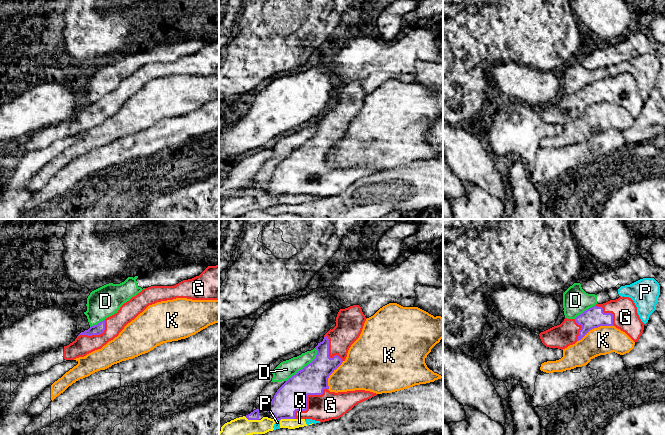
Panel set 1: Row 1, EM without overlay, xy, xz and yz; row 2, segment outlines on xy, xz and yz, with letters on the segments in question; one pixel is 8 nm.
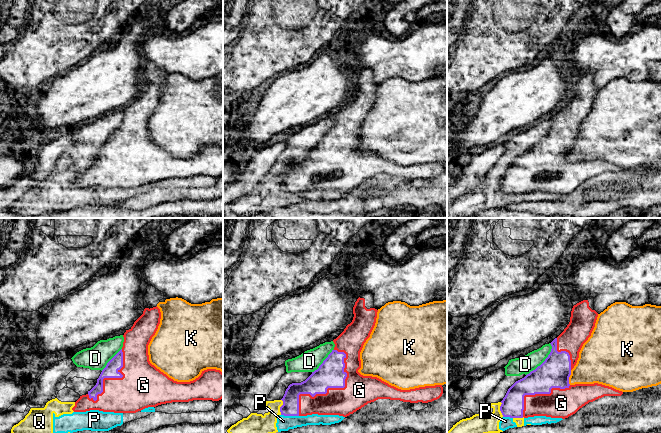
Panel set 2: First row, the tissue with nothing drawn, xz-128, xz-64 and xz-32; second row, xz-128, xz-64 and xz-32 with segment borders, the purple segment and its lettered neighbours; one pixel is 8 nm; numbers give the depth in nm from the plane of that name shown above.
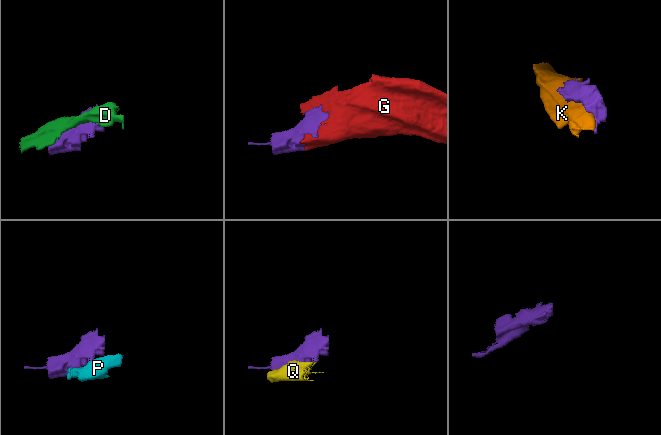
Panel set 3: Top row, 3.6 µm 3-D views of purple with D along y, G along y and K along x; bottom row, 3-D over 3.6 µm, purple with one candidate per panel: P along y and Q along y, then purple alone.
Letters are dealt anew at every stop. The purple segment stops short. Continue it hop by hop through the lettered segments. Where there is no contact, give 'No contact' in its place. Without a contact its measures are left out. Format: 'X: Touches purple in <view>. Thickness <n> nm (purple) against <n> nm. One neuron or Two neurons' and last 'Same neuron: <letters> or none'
D: Touches purple in xz. Thickness 240 nm (purple) against 140 nm. Two neurons
G: Touches purple in xz. Thickness 240 nm (purple) against 220 nm. One neuron
K: Touches purple in yz. Thickness 170 nm (purple) against 220 nm. Two neurons
P: Touches purple in xz. Thickness 240 nm (purple) against 50 nm. Two neurons
Q: Touches purple in xz. Thickness 240 nm (purple) against 80 nm. Two neurons
Same neuron: G

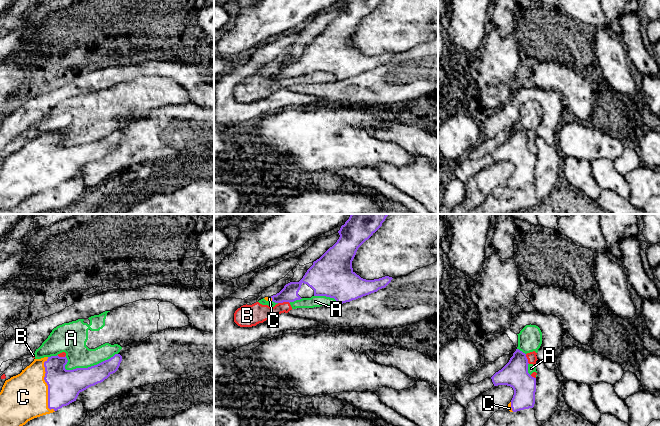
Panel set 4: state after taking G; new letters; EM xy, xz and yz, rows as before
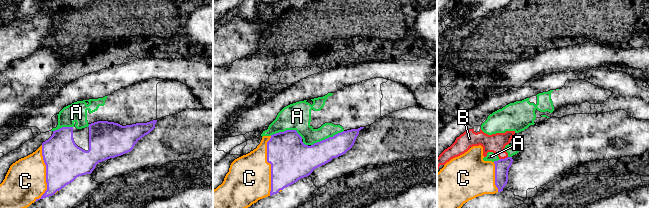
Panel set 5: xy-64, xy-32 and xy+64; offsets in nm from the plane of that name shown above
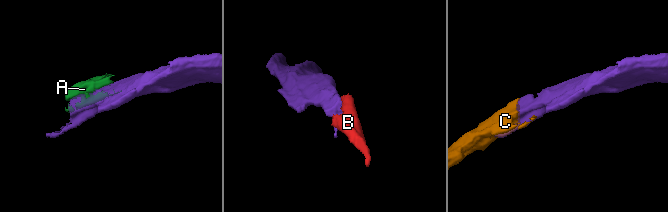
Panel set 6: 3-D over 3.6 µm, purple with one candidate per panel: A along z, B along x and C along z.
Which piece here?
A: Touches purple in xy. Thickness 240 nm (purple) against 200 nm. Two neurons
B: Touches purple in xz. Thickness 140 nm (purple) against 160 nm. Two neurons
C: Touches purple in xy. Thickness 260 nm (purple) against 380 nm. One neuron
Same neuron: C

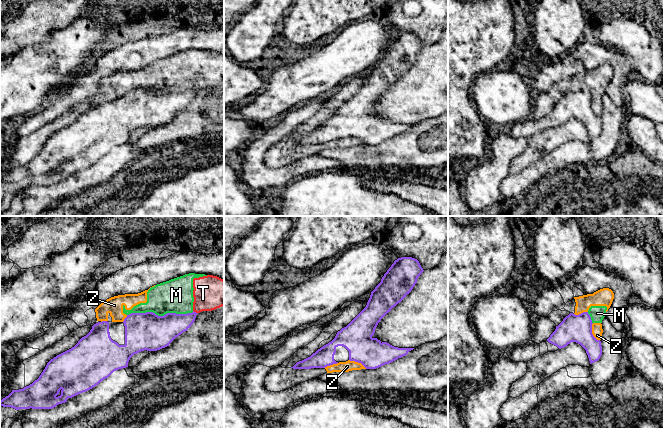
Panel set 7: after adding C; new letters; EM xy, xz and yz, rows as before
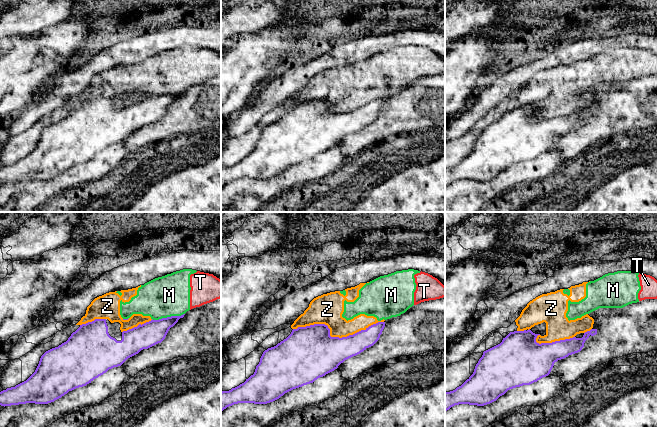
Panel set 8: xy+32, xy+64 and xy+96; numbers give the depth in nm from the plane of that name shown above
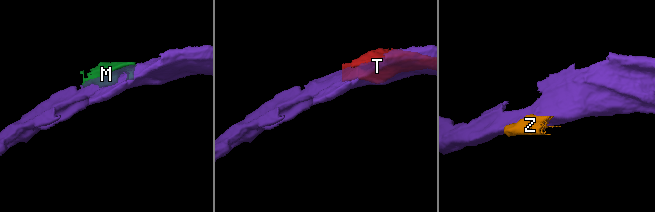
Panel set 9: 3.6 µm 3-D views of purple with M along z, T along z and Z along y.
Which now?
M: Touches purple in xy. Thickness 300 nm (purple) against 280 nm. Two neurons
T: Touches purple in xy. Thickness 200 nm (purple) against 280 nm. Two neurons
Z: Touches purple in yz. Thickness 220 nm (purple) against 90 nm. Two neurons
Same neuron: none

